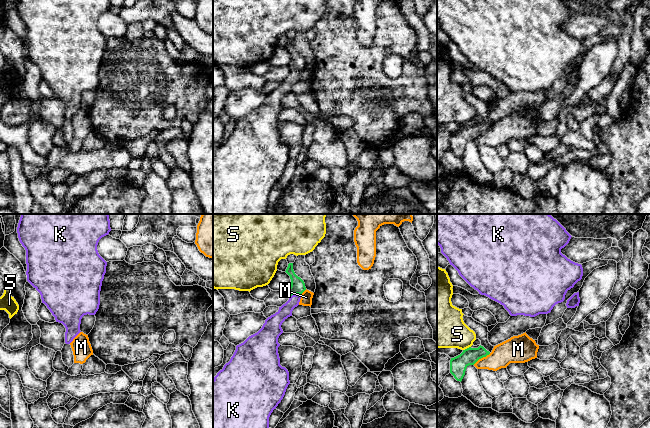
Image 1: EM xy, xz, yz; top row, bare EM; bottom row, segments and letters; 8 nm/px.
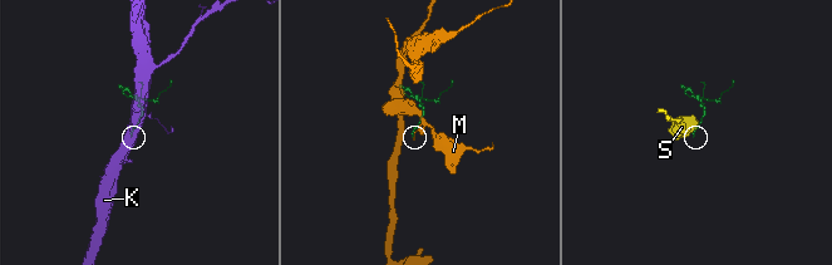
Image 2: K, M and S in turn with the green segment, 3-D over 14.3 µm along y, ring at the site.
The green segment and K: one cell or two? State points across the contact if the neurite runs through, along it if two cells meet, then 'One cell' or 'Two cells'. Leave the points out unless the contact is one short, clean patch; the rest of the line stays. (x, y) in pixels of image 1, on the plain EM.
Path across: xz (297, 62), (295, 70), (295, 75), (285, 87). One cell

